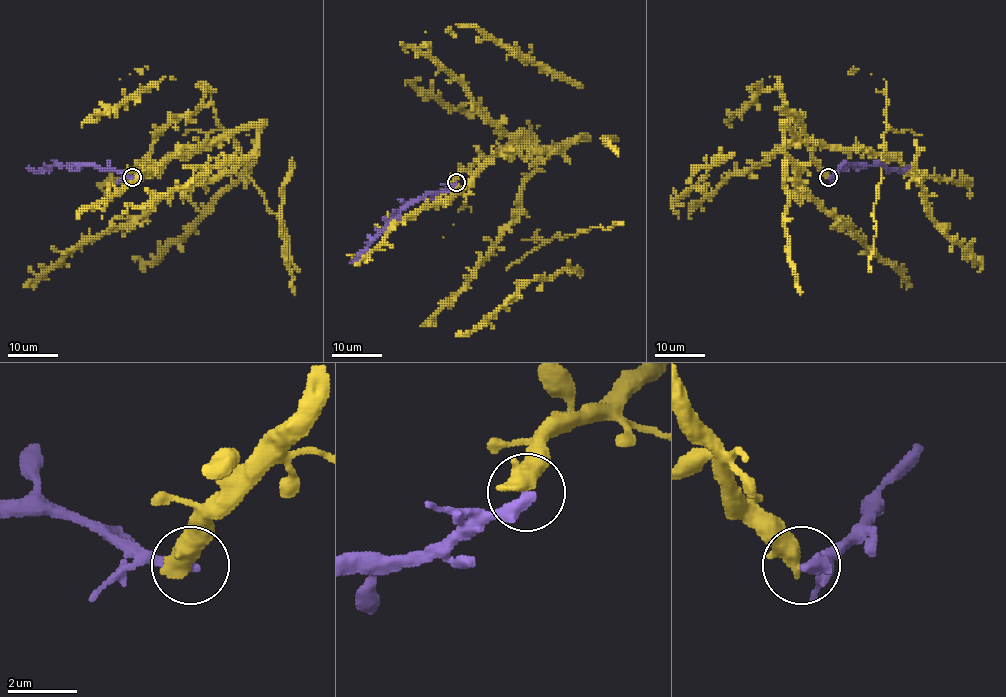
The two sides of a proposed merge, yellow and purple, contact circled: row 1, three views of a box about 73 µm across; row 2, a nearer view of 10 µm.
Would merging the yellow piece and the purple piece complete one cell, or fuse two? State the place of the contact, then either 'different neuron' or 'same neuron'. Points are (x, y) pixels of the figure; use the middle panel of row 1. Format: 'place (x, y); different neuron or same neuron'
place (456, 182); different neuron

